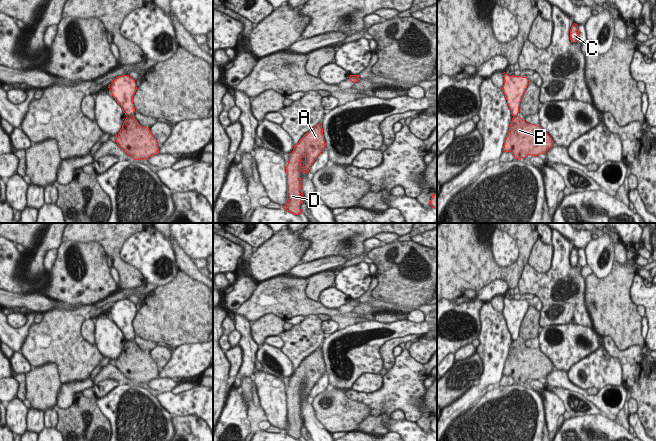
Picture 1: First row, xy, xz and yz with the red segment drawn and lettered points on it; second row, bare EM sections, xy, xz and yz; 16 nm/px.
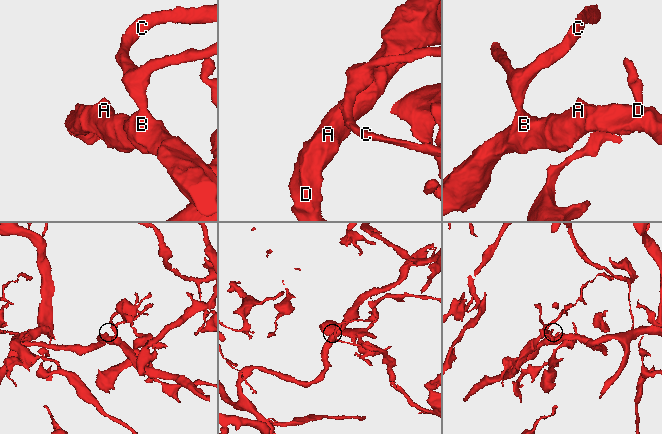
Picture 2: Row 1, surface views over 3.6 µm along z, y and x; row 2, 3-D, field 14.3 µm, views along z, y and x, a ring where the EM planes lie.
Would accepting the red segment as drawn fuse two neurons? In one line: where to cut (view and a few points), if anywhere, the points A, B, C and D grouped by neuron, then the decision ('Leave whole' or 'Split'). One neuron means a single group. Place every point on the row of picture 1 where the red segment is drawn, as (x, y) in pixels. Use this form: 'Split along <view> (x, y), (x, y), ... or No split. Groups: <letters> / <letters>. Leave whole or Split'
Split along xy (133, 115), (127, 117). Groups: A B D / C. Split

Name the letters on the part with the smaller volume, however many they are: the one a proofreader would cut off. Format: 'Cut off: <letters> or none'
Cut off: C

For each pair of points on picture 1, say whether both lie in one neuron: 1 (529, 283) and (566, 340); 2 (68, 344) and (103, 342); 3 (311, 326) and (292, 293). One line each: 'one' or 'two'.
1: two
2: two
3: two

